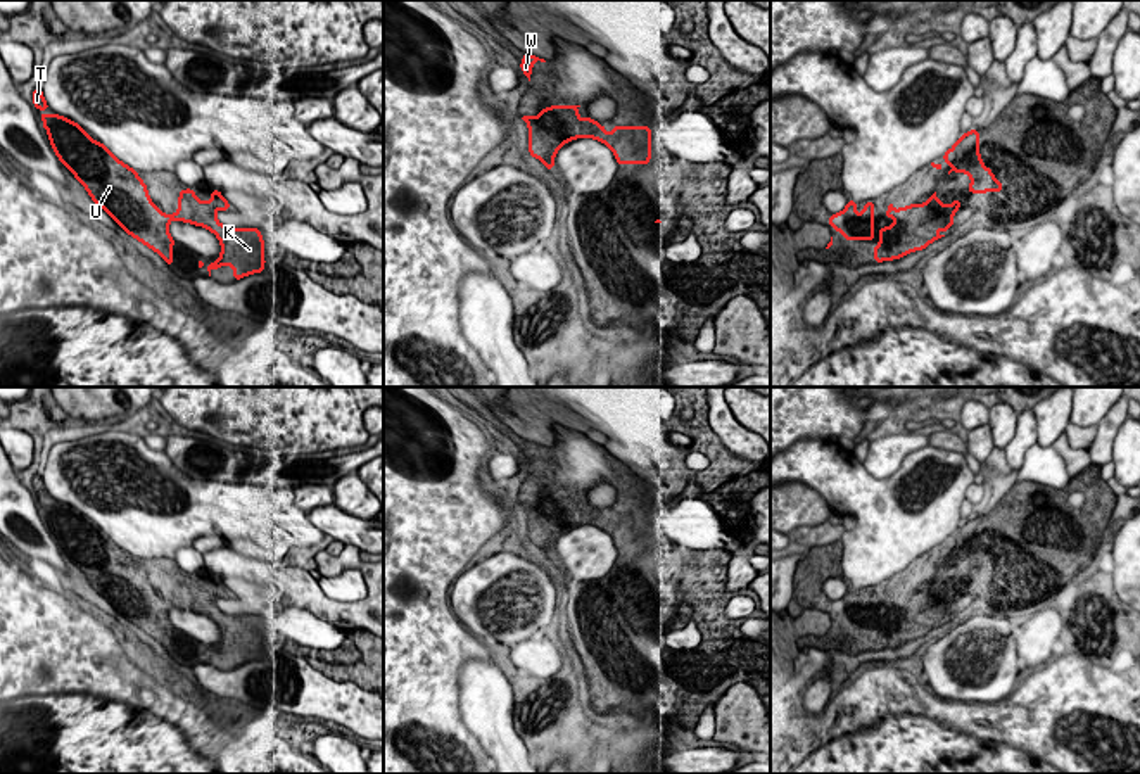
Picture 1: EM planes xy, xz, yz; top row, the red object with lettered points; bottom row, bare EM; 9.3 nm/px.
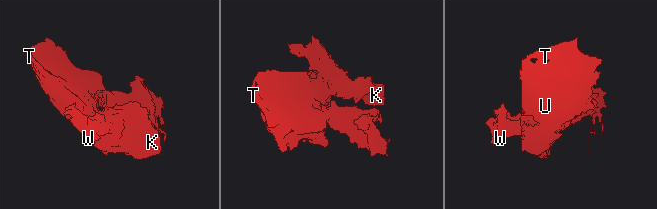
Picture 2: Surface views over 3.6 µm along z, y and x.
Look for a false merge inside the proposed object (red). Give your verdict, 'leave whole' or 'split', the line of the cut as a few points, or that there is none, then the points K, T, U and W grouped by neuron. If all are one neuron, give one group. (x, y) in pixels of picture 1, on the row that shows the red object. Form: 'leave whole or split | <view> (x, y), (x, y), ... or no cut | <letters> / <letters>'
leave whole | no cut | K T U W

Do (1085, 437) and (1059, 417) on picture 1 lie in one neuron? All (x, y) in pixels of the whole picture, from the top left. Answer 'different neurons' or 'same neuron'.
different neurons

